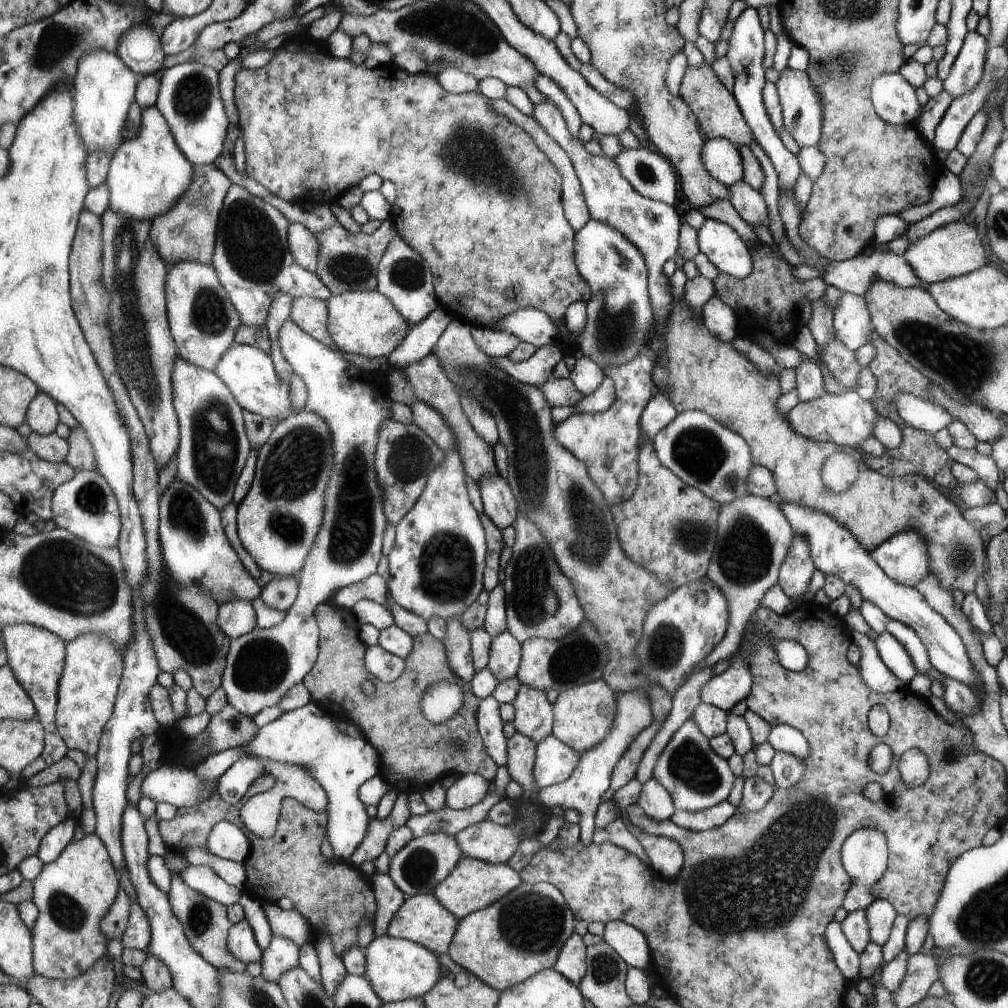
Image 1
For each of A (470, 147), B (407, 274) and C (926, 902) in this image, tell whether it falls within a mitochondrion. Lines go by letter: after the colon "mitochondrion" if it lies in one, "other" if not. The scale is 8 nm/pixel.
A: mitochondrion
B: mitochondrion
C: other

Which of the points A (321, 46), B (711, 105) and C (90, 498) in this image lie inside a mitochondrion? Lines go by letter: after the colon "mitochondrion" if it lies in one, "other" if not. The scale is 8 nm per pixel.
A: other
B: other
C: mitochondrion

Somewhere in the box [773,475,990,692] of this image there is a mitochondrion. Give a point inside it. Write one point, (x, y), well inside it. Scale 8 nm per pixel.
(961, 558)

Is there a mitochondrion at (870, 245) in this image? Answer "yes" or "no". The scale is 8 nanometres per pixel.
no

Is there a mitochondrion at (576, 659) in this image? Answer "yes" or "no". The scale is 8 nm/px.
yes

